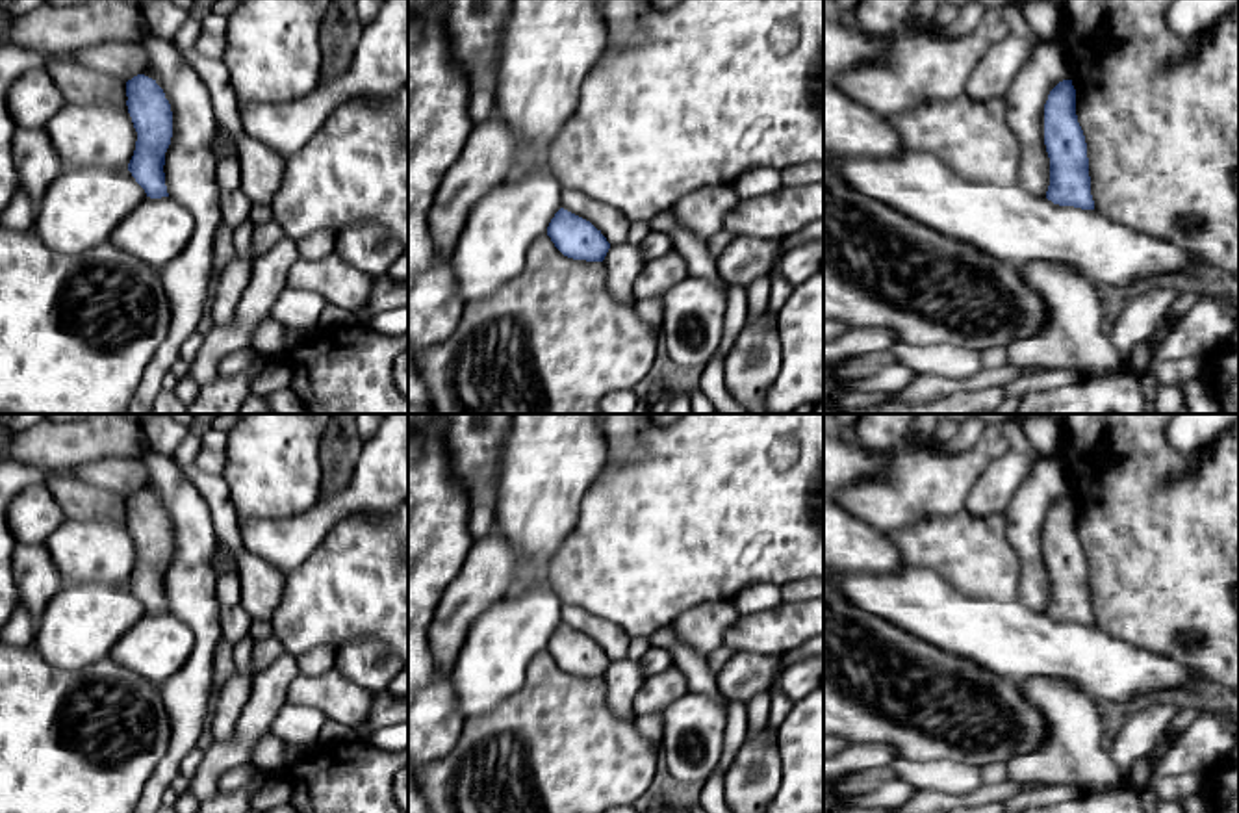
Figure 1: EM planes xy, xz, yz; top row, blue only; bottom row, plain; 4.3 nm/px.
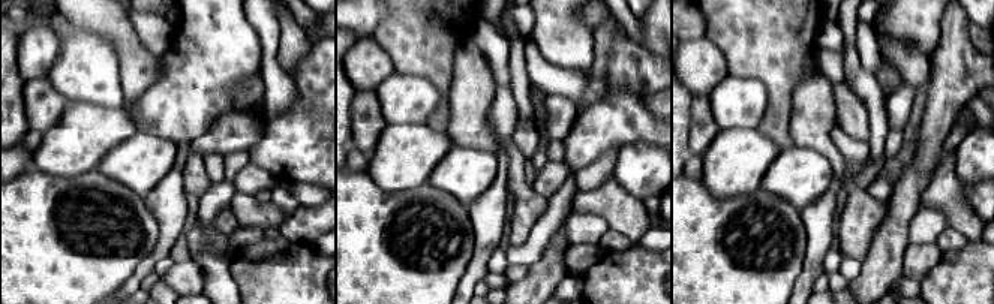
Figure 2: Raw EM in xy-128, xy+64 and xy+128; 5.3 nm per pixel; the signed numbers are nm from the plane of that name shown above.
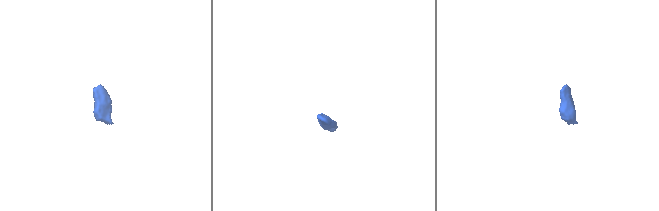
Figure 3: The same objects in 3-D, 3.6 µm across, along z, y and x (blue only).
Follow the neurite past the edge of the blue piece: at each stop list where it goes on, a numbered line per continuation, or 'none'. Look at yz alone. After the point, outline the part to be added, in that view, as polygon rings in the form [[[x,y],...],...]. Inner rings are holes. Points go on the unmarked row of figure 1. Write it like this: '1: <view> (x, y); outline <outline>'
none

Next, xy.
none

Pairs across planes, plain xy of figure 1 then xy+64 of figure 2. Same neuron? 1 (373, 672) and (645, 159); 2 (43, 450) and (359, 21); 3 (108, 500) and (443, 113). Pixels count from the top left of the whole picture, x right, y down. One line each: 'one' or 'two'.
1: one
2: one
3: one

